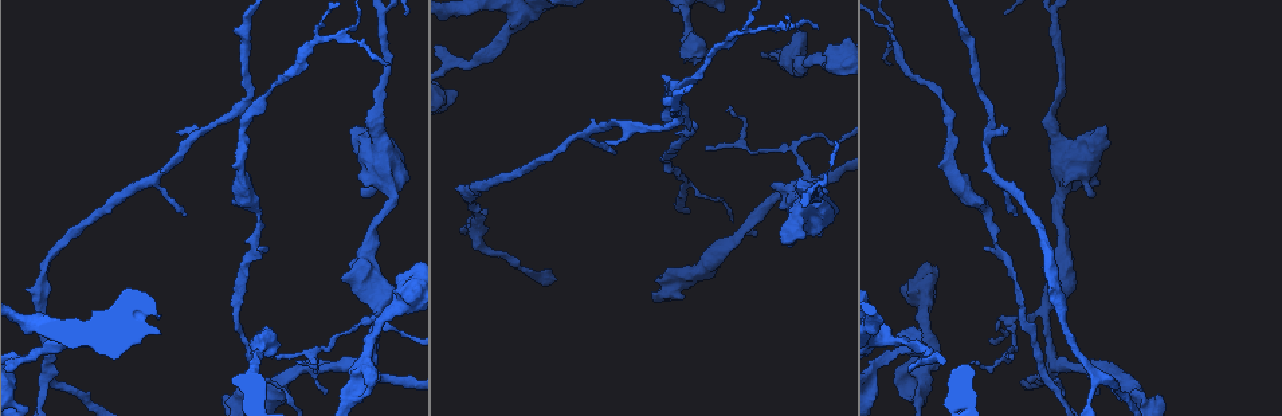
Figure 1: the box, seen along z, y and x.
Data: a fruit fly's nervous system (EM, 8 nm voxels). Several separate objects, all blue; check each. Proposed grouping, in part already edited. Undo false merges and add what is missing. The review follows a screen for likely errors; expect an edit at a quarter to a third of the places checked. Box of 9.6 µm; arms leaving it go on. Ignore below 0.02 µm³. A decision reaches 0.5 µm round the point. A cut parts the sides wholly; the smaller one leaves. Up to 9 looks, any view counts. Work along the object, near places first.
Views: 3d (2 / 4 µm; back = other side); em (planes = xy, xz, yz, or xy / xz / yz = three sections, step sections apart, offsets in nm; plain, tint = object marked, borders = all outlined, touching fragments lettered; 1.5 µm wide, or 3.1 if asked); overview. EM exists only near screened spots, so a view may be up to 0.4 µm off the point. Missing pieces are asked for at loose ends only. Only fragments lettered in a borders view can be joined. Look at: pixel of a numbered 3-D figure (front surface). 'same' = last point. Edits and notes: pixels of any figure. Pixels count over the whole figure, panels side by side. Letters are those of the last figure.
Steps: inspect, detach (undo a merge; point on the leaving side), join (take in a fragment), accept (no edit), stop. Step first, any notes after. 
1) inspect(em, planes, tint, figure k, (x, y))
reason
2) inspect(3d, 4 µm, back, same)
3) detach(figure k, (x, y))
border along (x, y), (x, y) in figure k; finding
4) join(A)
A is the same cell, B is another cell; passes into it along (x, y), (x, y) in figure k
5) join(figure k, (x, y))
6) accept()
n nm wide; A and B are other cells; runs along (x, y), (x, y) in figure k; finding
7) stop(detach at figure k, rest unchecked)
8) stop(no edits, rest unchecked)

inspect(em, planes, borders, figure 1, (707, 148))
tapers out

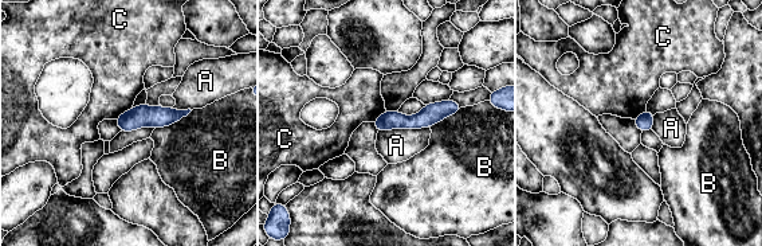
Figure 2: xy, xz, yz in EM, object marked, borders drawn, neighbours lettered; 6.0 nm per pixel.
accept()
A, B and C are other cells; runs along (458, 108), (417, 121), (378, 125) in figure 2; no lettered fragment goes on from it

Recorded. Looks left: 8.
inspect(3d, 4 µm, figure 1, (1016, 215))
tapers out

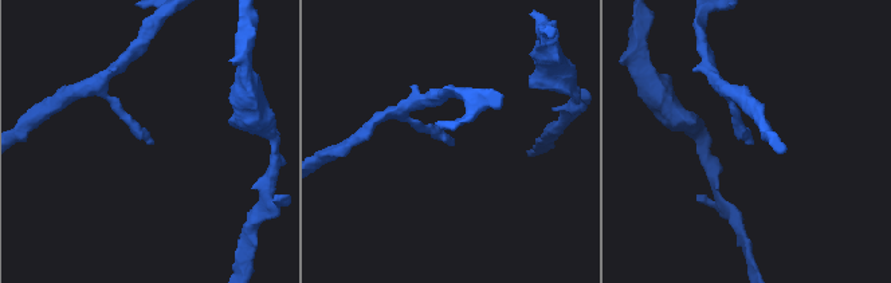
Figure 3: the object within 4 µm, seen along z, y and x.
inspect(em, planes, plain, figure 3, (149, 142))
now the EM

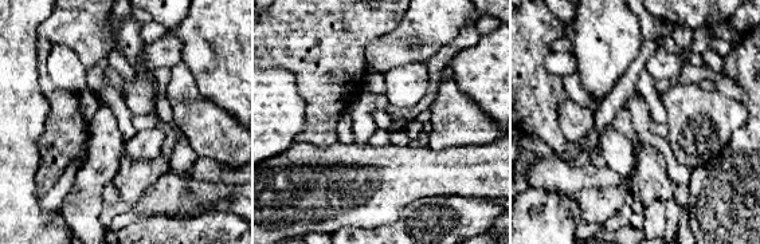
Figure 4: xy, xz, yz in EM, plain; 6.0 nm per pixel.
inspect(em, planes, borders, same)

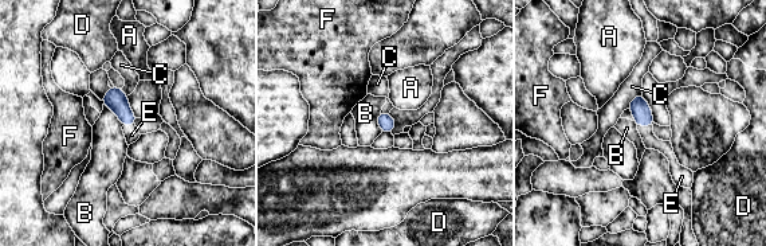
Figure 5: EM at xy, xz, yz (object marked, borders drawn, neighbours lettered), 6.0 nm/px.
join(E)
100 nm wide; E is the same cell, A, B, C, D and F are other cells; the neuron continues

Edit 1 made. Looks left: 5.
inspect(em, planes, borders, figure 1, (271, 353))
branch stops here

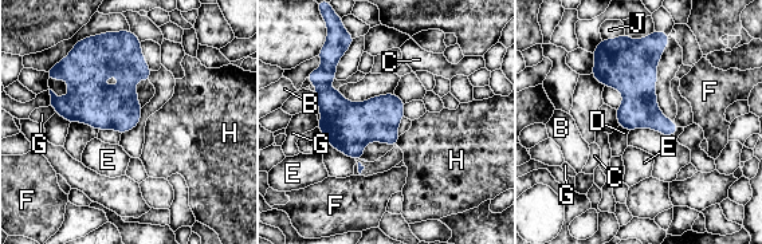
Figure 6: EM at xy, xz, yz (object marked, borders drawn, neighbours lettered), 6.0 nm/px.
accept()
J touches over 150 nm; B, C, D, E, F, G, H and J are other cells; border along (619, 125), (629, 130) in figure 6; none of them fits

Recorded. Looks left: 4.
inspect(em, planes, borders, figure 1, (744, 32))
three arms meet

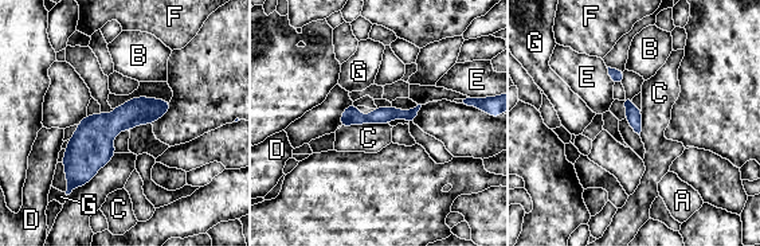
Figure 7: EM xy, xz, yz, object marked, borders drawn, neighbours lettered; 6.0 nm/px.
accept()
100 nm wide; A, B, C, D, E, F and G are other cells; runs along (167, 105), (120, 118), (70, 180) in figure 7; all the same neuron

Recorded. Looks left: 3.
stop(join at figure 5, rest unchecked)

